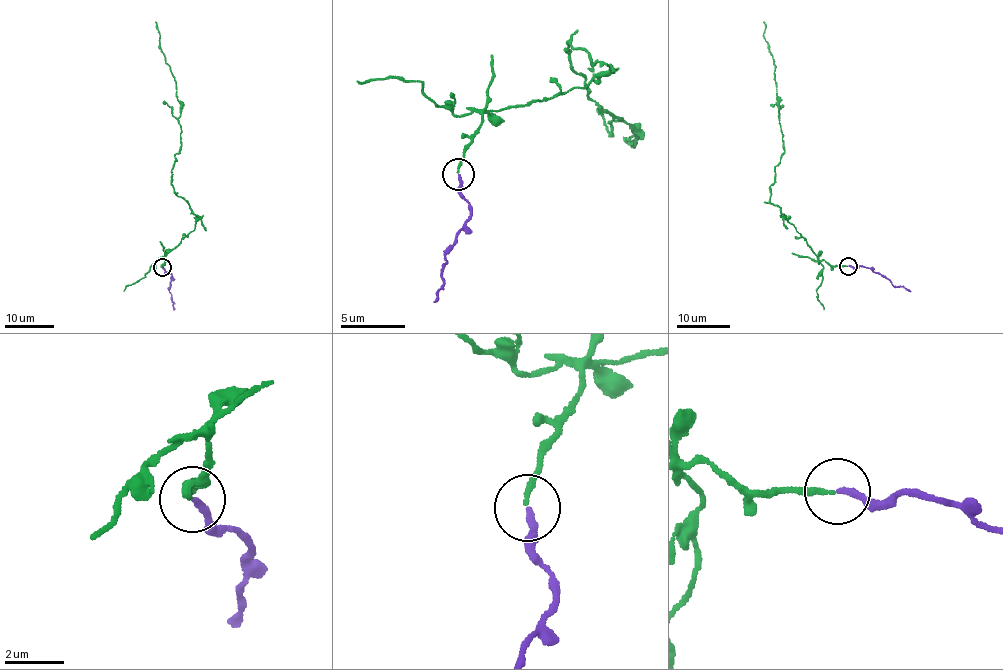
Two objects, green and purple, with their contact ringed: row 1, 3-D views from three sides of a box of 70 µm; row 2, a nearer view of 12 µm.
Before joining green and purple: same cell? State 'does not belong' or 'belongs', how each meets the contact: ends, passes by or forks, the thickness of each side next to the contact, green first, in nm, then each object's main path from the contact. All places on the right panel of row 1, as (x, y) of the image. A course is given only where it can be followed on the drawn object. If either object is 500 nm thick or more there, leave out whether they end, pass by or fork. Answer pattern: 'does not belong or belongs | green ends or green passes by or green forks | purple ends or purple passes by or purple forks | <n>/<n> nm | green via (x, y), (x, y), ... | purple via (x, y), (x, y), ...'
does not belong | green ends | purple ends | 190/220 nm | green via (847, 265), (831, 266), (820, 261), (770, 201), (774, 168), (785, 150), (775, 64), (763, 34), (764, 21) | purple via (847, 265), (868, 267), (894, 285), (903, 286), (911, 291)

